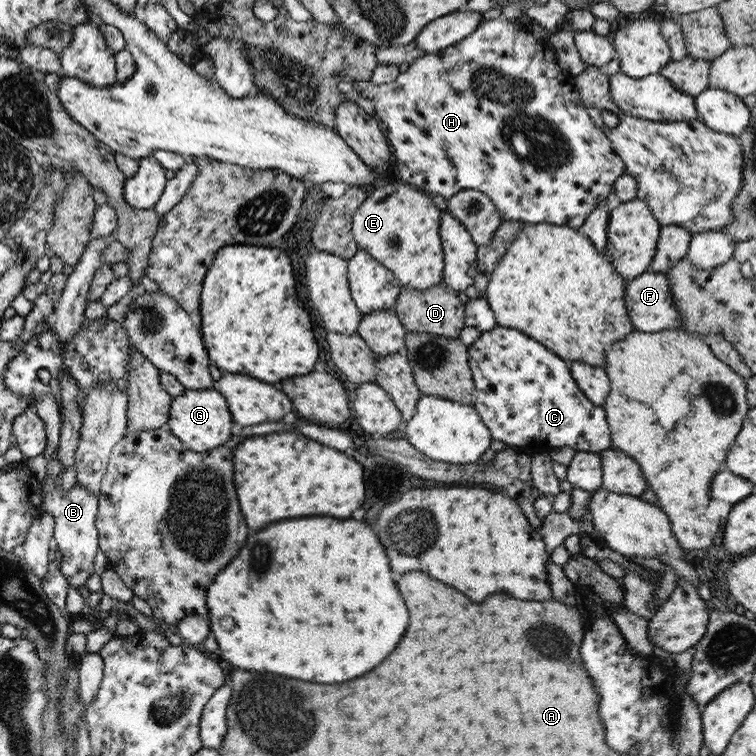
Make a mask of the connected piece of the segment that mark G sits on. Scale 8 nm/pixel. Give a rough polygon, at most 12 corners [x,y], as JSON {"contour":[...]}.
{"contour":[[215,389],[172,397],[165,424],[188,451],[221,446],[232,434]]}

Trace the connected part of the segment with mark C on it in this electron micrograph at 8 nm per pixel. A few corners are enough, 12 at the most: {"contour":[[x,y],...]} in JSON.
{"contour":[[496,324],[466,351],[472,407],[530,456],[609,449],[567,362]]}

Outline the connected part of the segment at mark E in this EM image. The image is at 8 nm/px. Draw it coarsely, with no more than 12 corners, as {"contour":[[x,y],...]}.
{"contour":[[406,183],[352,214],[357,248],[403,287],[442,280],[440,210]]}

